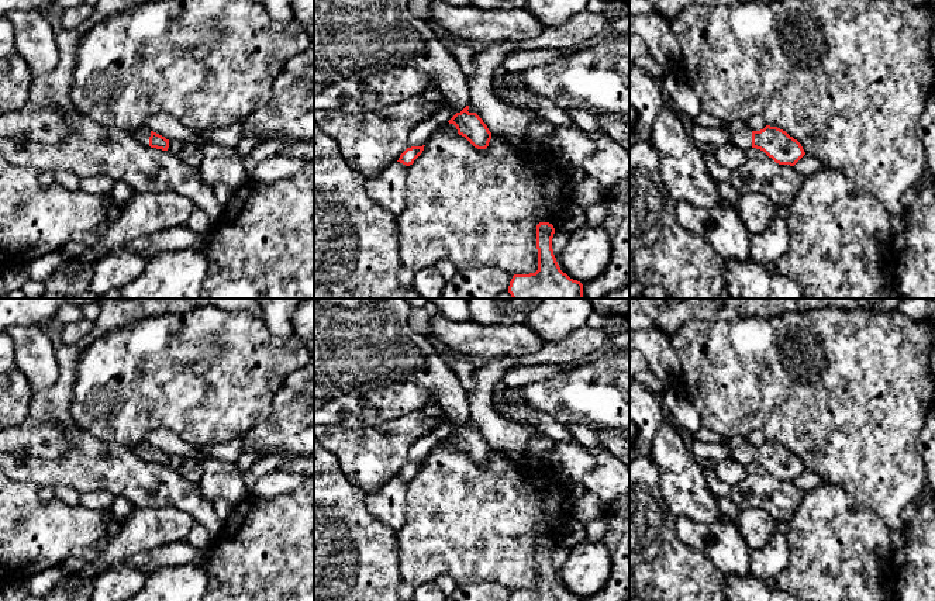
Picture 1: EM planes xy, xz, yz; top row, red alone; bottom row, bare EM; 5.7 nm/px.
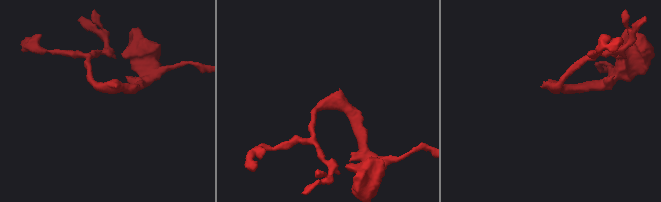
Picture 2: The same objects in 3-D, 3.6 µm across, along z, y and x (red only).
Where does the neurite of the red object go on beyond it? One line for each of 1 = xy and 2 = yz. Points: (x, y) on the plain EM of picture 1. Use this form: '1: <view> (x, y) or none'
1: xy (142, 449)
2: yz (741, 451)

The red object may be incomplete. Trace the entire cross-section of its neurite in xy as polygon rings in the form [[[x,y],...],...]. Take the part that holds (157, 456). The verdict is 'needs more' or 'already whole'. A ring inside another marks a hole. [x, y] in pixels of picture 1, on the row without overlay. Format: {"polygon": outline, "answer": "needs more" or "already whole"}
{"polygon": [[[139,442],[138,445],[135,445],[132,448],[132,452],[145,462],[151,462],[162,466],[168,466],[169,463],[169,455],[151,446],[146,442]]], "answer": "needs more"}

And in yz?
{"polygon": [[[732,436],[722,446],[741,464],[760,464],[779,480],[794,481],[805,470],[801,459],[777,442],[766,441],[760,446],[752,446],[745,438]]], "answer": "needs more"}

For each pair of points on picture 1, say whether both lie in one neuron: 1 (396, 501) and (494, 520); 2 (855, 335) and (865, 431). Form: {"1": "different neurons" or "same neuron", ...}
{"1": "different neurons", "2": "same neuron"}

